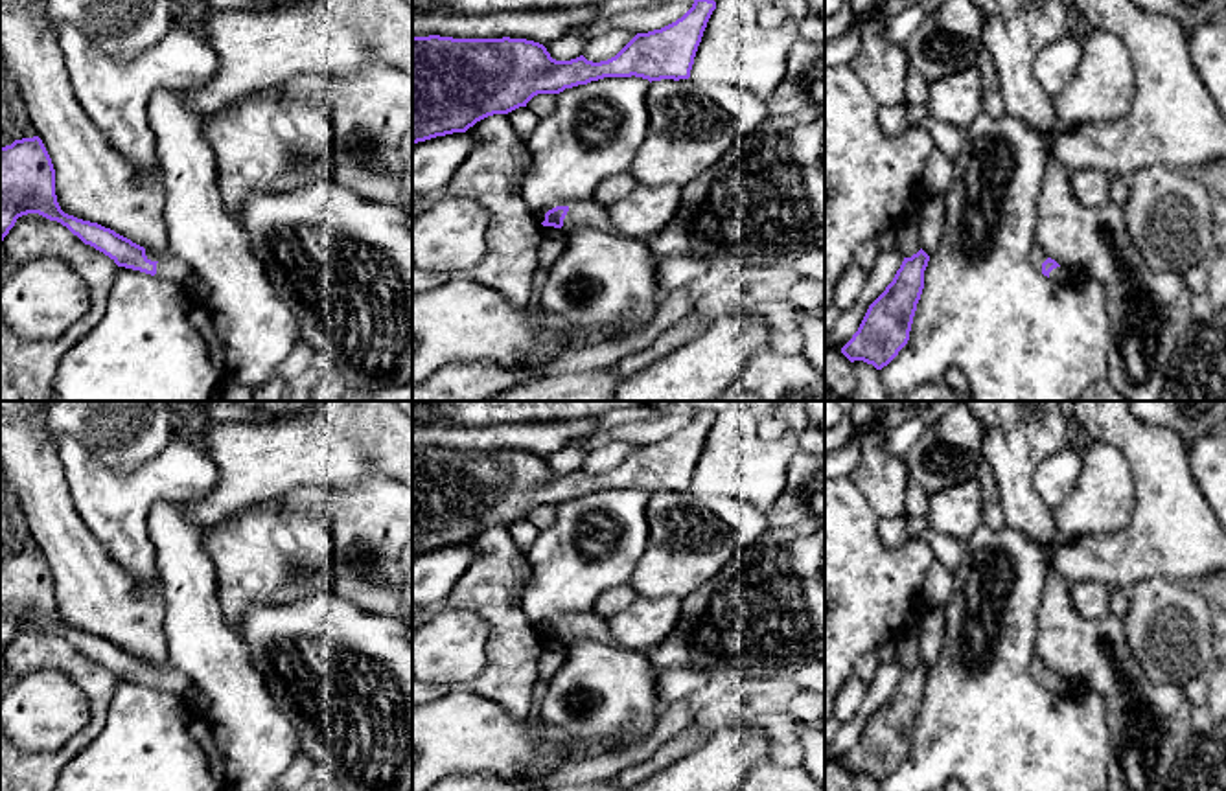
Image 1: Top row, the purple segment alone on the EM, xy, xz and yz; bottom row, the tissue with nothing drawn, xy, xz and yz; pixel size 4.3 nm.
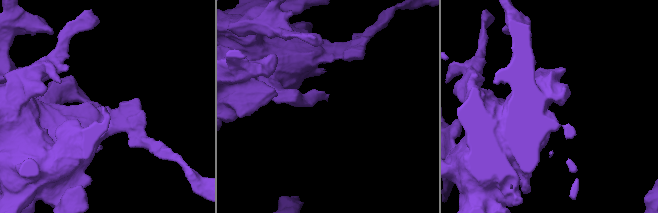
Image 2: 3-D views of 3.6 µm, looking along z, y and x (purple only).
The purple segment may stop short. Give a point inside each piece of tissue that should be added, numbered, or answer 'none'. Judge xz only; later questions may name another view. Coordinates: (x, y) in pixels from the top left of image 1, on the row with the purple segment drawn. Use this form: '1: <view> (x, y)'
1: xz (588, 214)

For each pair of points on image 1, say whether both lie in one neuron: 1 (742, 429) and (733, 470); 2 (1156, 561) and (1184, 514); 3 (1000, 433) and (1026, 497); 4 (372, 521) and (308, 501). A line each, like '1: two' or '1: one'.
1: one
2: one
3: one
4: one

